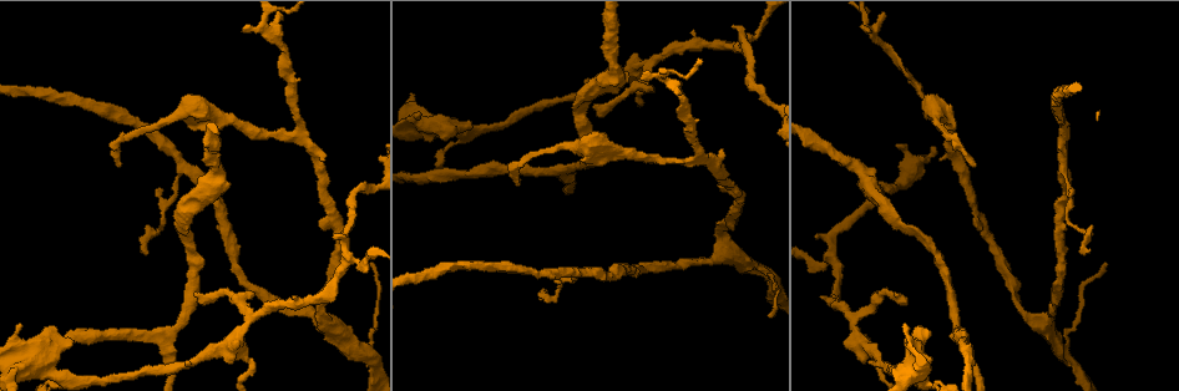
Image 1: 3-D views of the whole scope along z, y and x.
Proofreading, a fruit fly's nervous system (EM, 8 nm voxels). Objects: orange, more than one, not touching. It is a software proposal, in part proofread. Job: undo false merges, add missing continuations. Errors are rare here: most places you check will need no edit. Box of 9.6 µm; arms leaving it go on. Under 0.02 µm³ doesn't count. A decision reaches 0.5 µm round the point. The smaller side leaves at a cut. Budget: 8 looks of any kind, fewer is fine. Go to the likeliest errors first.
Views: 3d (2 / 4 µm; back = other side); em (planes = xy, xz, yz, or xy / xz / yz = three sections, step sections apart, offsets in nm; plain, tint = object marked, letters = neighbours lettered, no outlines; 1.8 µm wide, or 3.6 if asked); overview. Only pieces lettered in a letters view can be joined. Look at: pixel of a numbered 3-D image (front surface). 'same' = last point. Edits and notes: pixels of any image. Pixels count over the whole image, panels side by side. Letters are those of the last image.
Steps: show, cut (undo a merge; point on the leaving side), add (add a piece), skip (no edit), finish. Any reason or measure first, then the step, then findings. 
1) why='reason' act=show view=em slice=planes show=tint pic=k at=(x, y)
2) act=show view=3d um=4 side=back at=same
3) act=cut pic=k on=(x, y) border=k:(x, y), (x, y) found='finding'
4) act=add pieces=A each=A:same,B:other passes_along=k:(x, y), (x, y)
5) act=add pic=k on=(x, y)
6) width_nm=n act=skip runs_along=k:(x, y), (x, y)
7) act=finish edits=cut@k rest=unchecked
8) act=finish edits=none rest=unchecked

why='an open end' act=show view=em slice=yz step=4 show=letters pic=1 at=(333, 234)

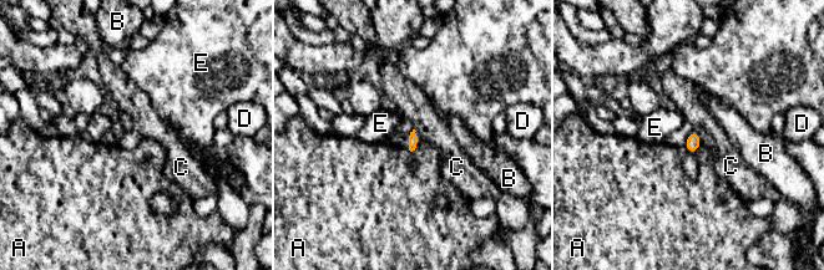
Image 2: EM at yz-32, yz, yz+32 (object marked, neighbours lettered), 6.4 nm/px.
act=skip each=A:other,B:other,C:other,D:other,E:other border=2:(693, 130), (702, 143) found='no lettered piece goes on from it'

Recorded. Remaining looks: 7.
why='branch stops here' act=show view=em slice=xz step=4 show=tint pic=1 at=(897, 294)

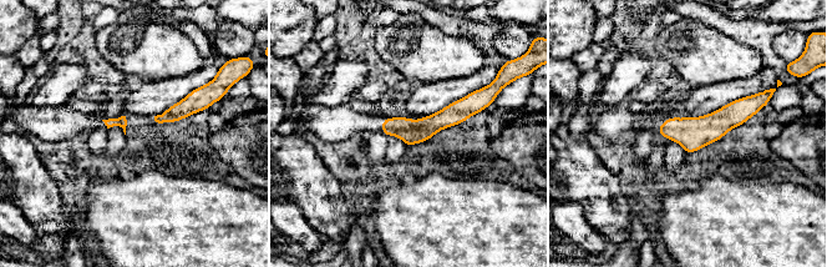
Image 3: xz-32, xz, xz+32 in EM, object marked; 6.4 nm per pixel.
act=show view=em slice=planes show=tint at=same

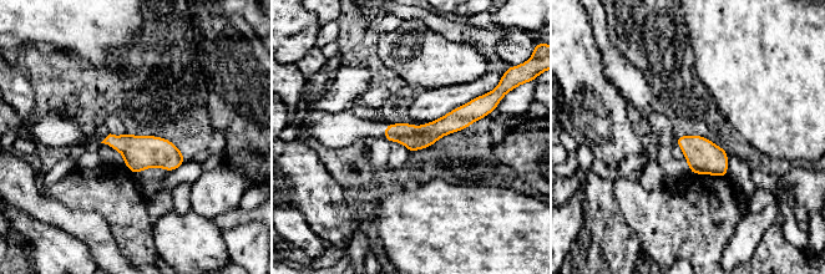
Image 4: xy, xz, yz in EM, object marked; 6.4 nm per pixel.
why='see the neighbours' act=show view=em slice=planes show=letters at=same

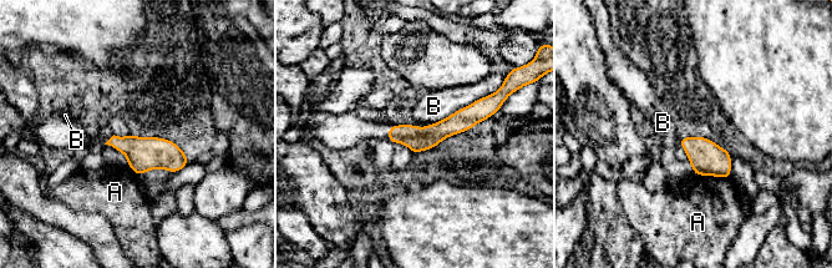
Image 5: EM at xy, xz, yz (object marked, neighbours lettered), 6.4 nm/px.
act=skip each=A:other,B:other border=5:(490, 94), (425, 125) found='no lettered piece goes on from it'

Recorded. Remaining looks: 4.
why='thick end' act=show view=3d um=4 side=back pic=1 at=(1060, 359)

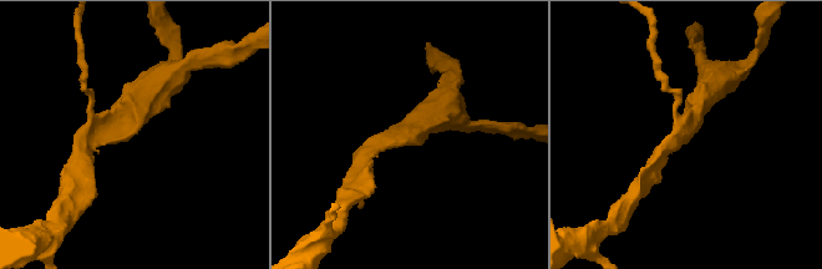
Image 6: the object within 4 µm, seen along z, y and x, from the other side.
act=show view=em um=3.6 slice=planes show=letters pic=6 at=(125, 135)

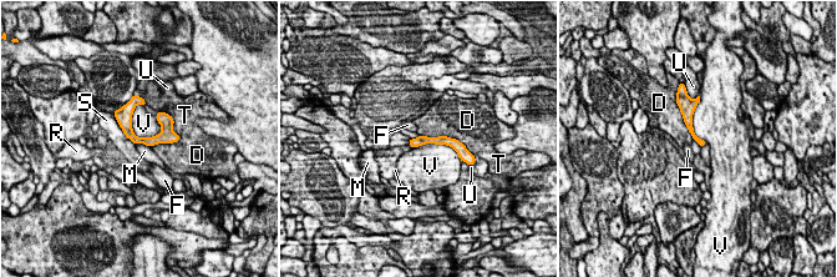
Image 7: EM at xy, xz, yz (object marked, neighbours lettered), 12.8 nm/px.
act=skip each=D:other,F:other,M:other,R:other,S:other,T:other,U:other,V:other runs_along=7:(128, 106), (136, 140), (174, 139) found='no lettered piece goes on from it'

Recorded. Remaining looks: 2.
act=finish edits=none rest=unchecked

